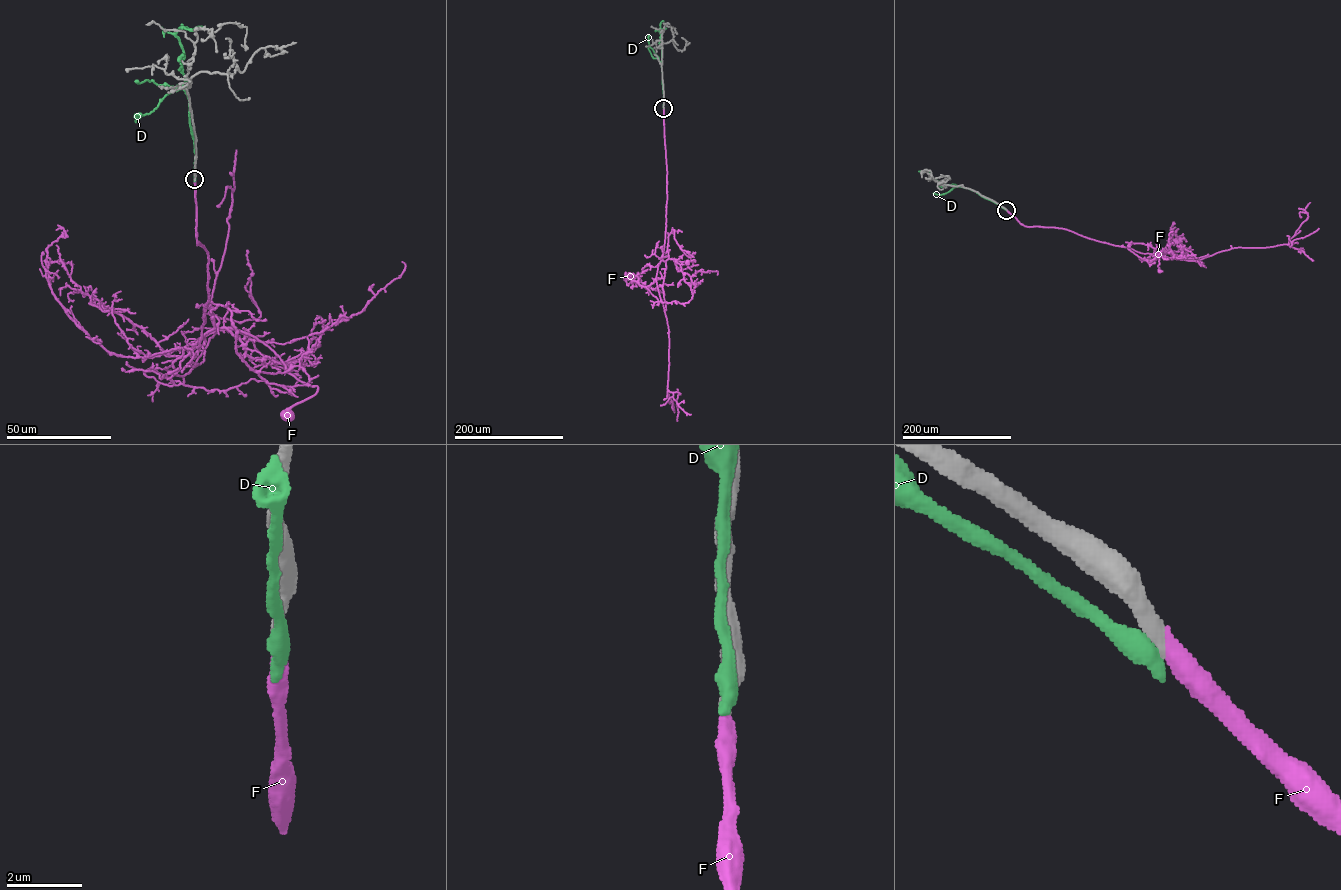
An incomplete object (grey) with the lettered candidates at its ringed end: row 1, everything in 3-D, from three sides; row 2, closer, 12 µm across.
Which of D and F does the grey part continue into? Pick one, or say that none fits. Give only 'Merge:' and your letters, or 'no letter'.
Merge: F

